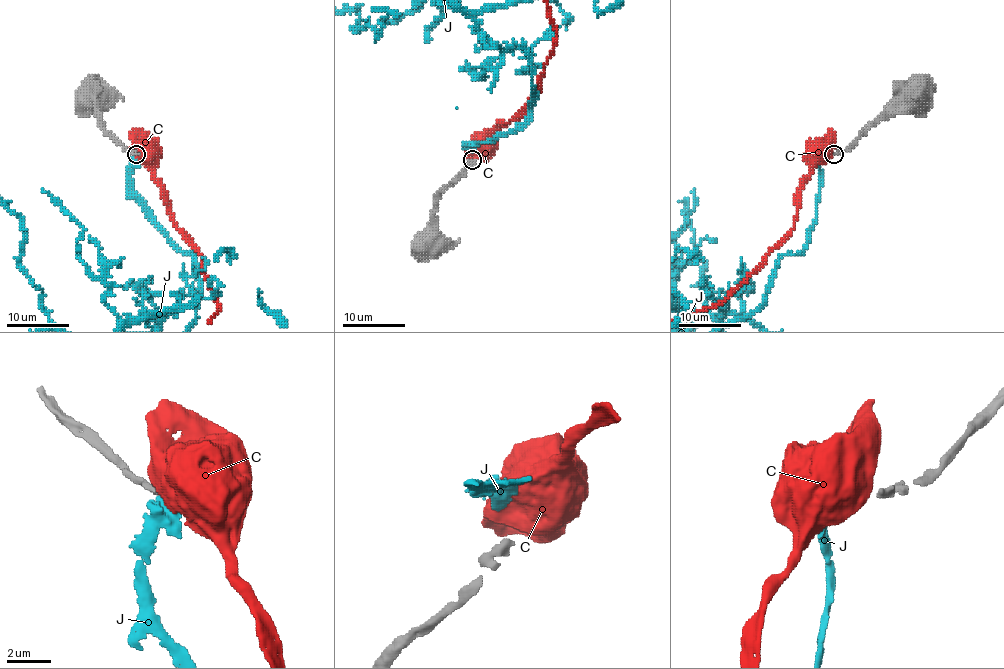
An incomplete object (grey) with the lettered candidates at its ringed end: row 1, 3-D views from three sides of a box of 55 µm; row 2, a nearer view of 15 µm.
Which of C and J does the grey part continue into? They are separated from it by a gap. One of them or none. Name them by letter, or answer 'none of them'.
J

